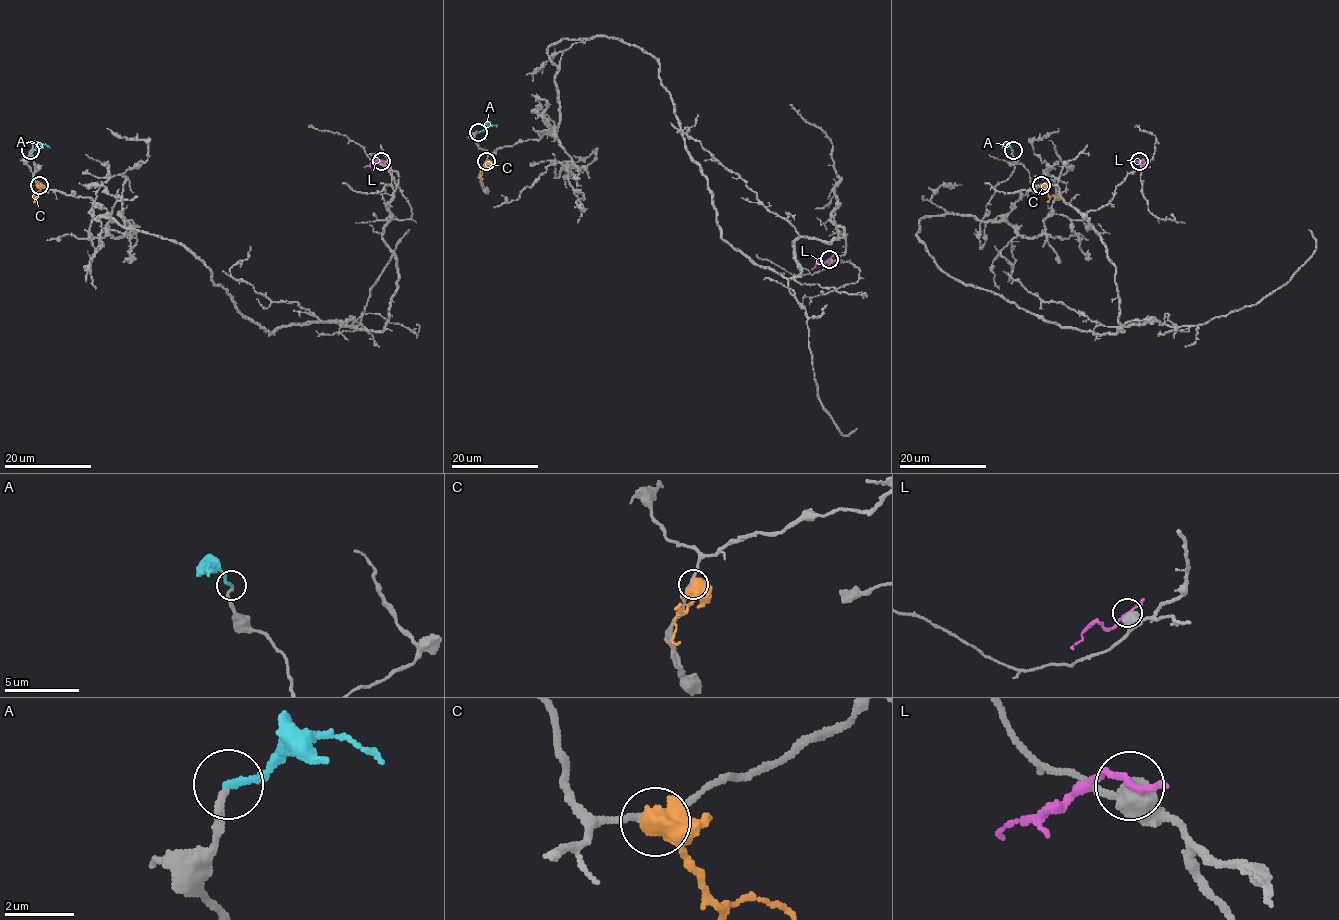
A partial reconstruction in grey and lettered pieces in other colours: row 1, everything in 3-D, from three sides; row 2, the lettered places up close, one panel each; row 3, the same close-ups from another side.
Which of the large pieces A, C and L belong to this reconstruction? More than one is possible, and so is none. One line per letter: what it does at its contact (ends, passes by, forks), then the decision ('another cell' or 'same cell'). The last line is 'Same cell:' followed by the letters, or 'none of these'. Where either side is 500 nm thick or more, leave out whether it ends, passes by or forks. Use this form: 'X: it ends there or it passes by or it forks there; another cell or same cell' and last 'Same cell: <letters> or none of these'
A: it ends there; another cell
C: another cell
L: another cell
Same cell: none of these

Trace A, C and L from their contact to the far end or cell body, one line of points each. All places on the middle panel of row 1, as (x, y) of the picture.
A: (477, 132), (488, 126), (497, 126)
C: (486, 161), (483, 178)
L: (829, 259), (811, 269)

